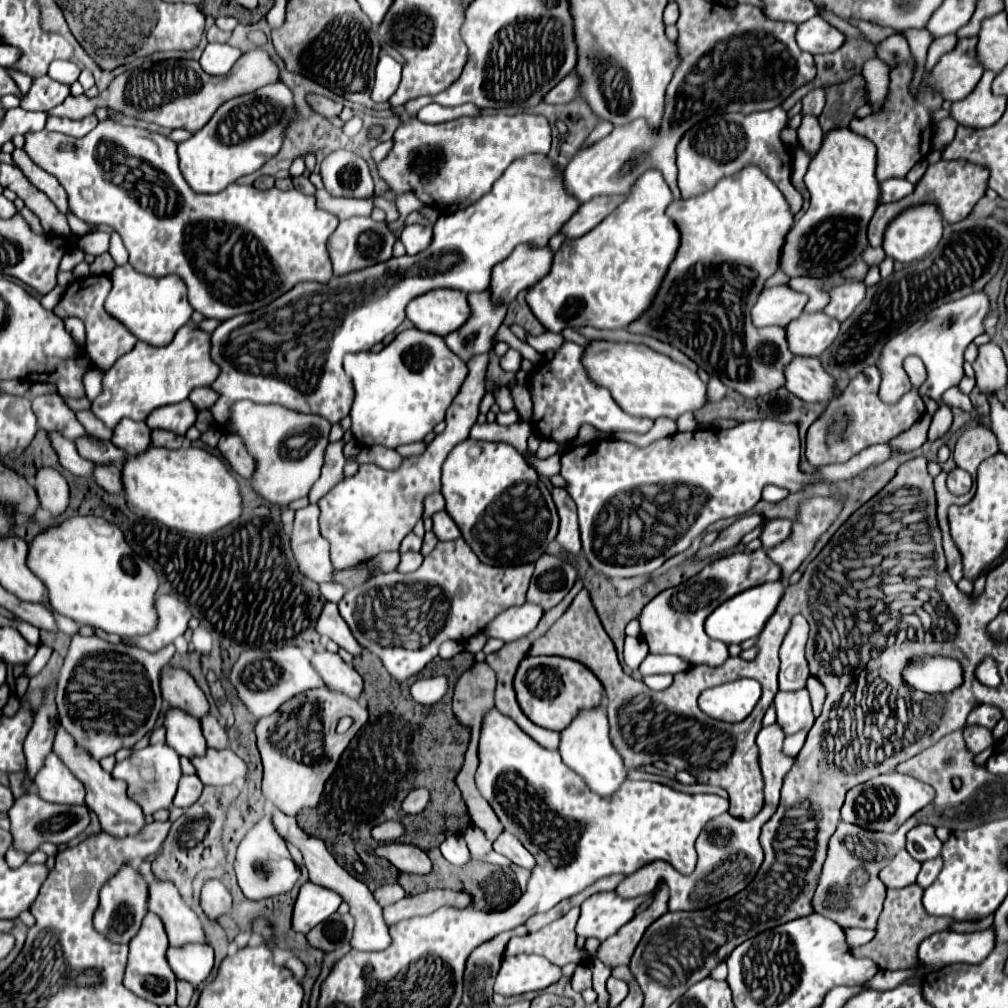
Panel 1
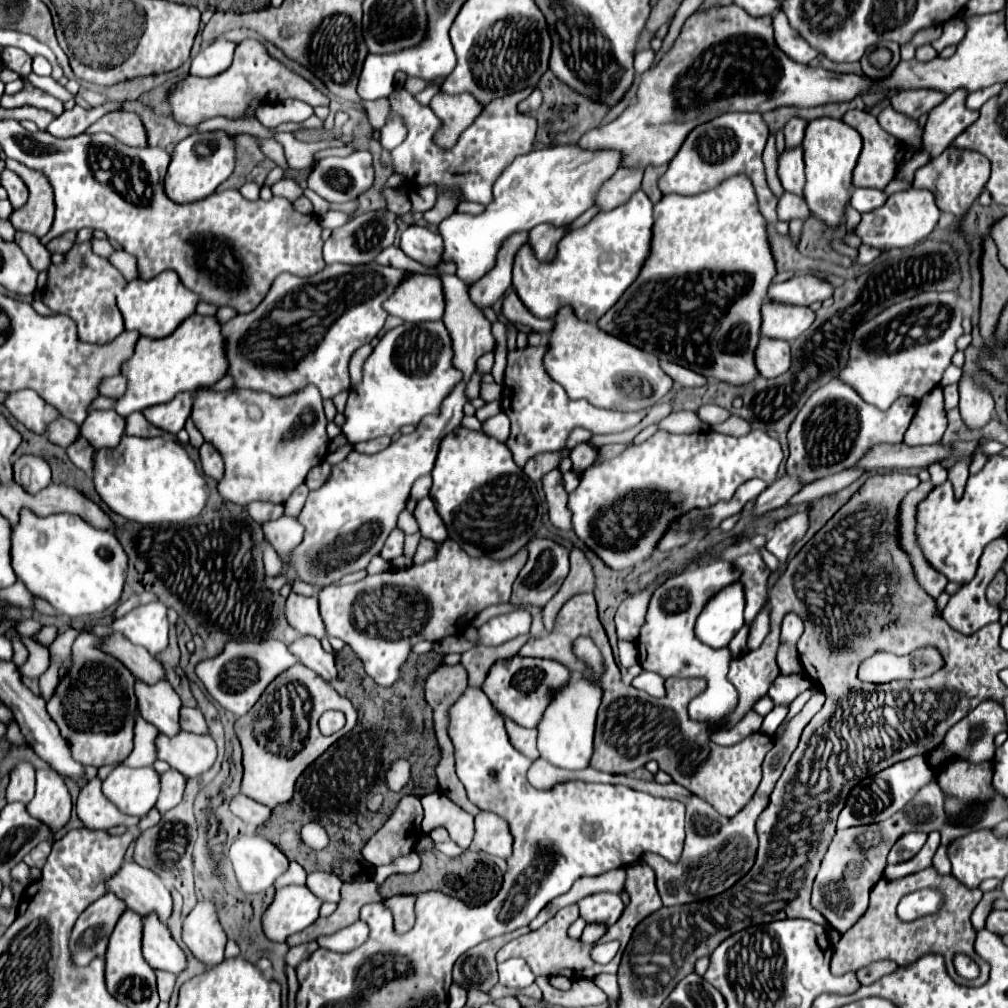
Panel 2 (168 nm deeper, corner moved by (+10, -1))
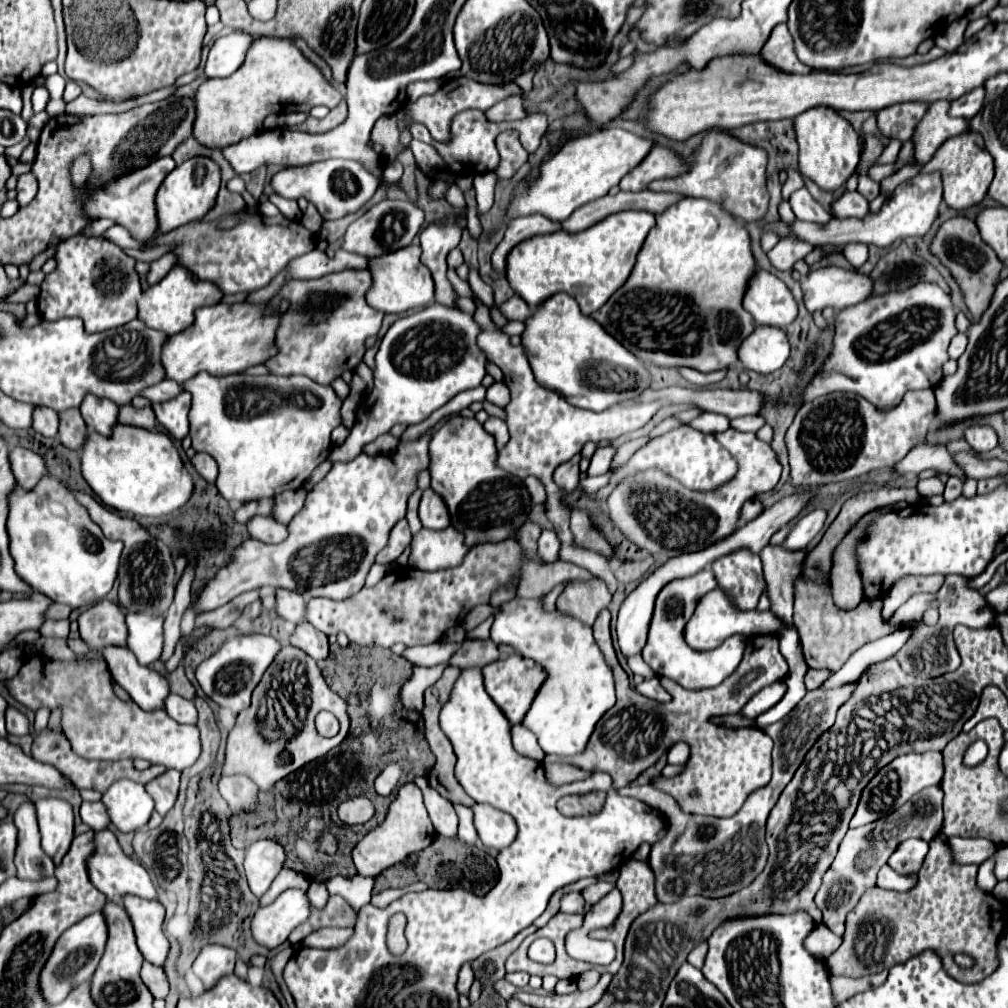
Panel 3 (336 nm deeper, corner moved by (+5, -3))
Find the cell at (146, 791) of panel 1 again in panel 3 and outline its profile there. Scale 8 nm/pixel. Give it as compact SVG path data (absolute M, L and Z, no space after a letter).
M120 779L110 785L102 795L102 803L110 817L110 823L122 831L138 831L144 827L152 815L154 801L148 797L144 785L138 785L130 779Z

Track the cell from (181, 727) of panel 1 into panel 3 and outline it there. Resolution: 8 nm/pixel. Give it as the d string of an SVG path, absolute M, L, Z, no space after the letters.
M108 645L102 649L102 655L114 681L132 697L134 703L144 711L164 709L164 697L170 693L170 687L162 675L138 665L128 647Z

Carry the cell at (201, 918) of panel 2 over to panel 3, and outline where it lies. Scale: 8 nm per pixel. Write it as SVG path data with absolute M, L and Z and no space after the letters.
M206 945L194 961L194 973L202 979L206 989L212 989L222 977L234 973L236 951L222 945Z

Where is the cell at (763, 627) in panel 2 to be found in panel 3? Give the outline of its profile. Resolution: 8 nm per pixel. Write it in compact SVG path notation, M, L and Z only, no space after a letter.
M814 509L812 513L804 515L790 531L788 539L784 541L784 547L790 551L800 551L808 547L808 543L824 529L826 521L826 511L824 509Z

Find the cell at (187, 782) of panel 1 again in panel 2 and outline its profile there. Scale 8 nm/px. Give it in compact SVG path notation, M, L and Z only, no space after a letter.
M175 769L161 775L161 795L159 795L159 801L155 805L161 815L167 813L169 809L173 809L177 803L181 803L185 785L187 785L187 779Z

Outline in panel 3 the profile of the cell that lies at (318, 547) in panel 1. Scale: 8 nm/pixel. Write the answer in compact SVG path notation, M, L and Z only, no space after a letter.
M254 515L248 523L248 533L254 539L266 541L266 543L278 543L284 541L288 536L288 528L286 525L272 520L272 517L262 517L262 515Z

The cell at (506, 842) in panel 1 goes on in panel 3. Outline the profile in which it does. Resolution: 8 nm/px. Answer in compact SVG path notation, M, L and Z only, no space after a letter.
M476 803L472 811L474 811L476 831L486 847L494 847L500 851L514 841L516 821L508 813L488 803Z

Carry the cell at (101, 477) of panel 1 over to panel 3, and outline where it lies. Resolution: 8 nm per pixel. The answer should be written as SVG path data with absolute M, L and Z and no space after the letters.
M64 409L58 413L60 425L58 425L58 439L68 449L80 449L86 439L86 423L82 421L82 415L78 409Z

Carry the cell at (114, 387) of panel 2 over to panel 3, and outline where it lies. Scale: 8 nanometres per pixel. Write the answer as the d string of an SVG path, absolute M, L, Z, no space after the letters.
M198 373L184 383L176 383L172 379L164 379L158 385L146 387L142 391L150 401L168 401L178 393L190 391L192 404L189 411L189 435L192 437L194 451L208 453L218 463L216 487L226 497L226 501L248 503L264 497L274 497L286 489L298 489L306 481L306 477L328 457L332 449L330 433L334 427L342 423L340 407L342 399L330 385L320 385L304 375L210 375Z

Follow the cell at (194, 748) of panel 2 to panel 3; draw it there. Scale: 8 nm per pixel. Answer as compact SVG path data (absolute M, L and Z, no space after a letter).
M42 653L30 655L24 659L20 671L6 681L6 687L20 705L34 713L40 707L50 711L62 709L62 731L72 751L84 759L146 759L152 765L166 765L178 771L190 767L198 759L198 727L176 723L162 709L142 711L134 701L118 699L110 671L102 659L56 661Z

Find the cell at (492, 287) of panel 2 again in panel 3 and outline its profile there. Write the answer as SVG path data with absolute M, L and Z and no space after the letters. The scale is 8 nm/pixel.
M540 213L524 215L524 217L518 217L516 221L510 221L508 229L504 233L504 239L500 241L500 245L496 247L496 251L492 255L494 269L500 271L500 273L504 273L504 269L506 269L506 265L504 265L506 263L506 255L520 241L524 241L528 237L534 237L534 235L554 233L554 231L560 231L560 229L562 229L560 221L552 221L548 217L542 217Z

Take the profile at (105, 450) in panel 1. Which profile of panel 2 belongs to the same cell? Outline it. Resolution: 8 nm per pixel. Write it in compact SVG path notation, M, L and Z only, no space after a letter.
M61 417L61 419L57 419L57 423L53 423L53 427L49 429L49 435L47 435L47 437L49 437L55 445L67 449L69 445L73 445L73 443L79 439L79 433L81 433L79 425L75 425L73 421Z

